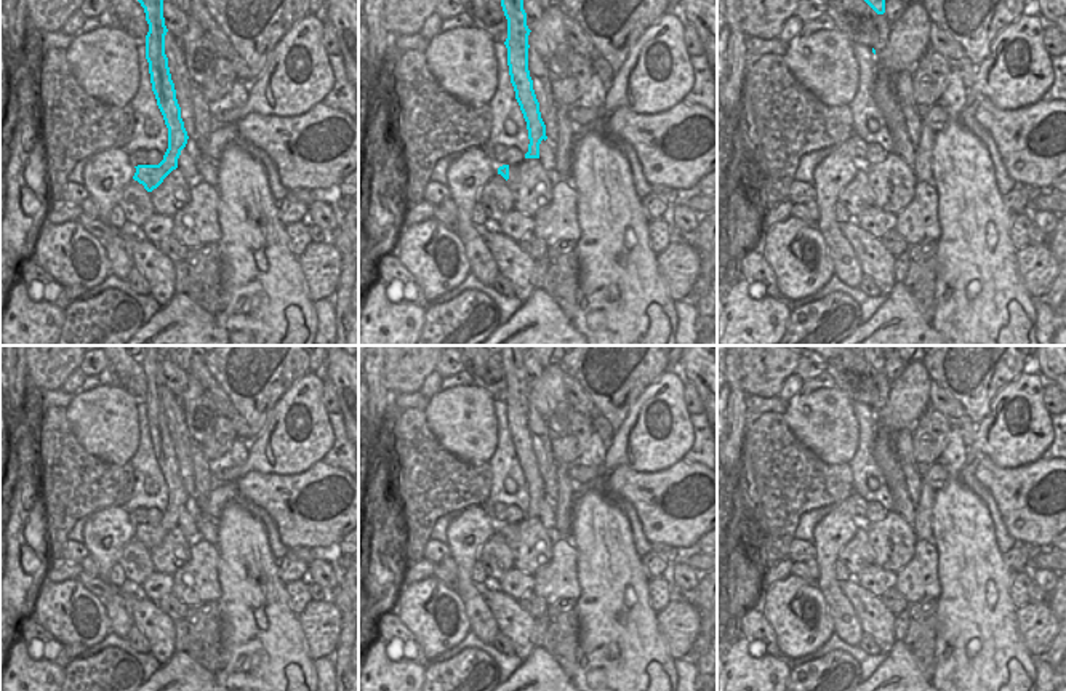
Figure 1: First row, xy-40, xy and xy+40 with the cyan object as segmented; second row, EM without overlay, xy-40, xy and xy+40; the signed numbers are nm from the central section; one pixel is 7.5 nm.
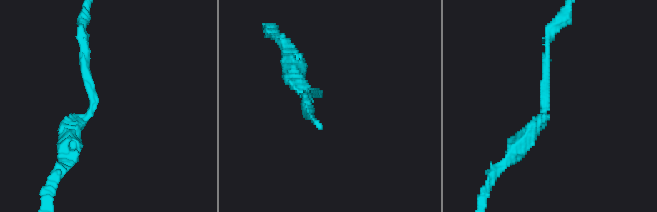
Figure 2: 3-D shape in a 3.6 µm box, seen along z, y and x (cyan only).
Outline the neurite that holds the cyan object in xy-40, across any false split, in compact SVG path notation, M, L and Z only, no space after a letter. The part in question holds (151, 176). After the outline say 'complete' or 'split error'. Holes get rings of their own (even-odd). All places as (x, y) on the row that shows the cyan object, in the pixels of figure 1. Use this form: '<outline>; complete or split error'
M138 0L146 13L149 32L146 35L146 59L152 91L157 106L168 128L168 149L158 165L138 165L133 176L134 181L144 186L147 192L157 189L163 179L178 168L181 150L187 144L187 131L181 118L181 107L176 99L174 83L171 80L168 58L165 54L165 35L168 32L163 18L163 0Z; complete

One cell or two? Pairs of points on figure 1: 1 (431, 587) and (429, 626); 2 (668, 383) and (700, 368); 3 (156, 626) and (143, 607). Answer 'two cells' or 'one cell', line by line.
1: one cell
2: two cells
3: one cell

